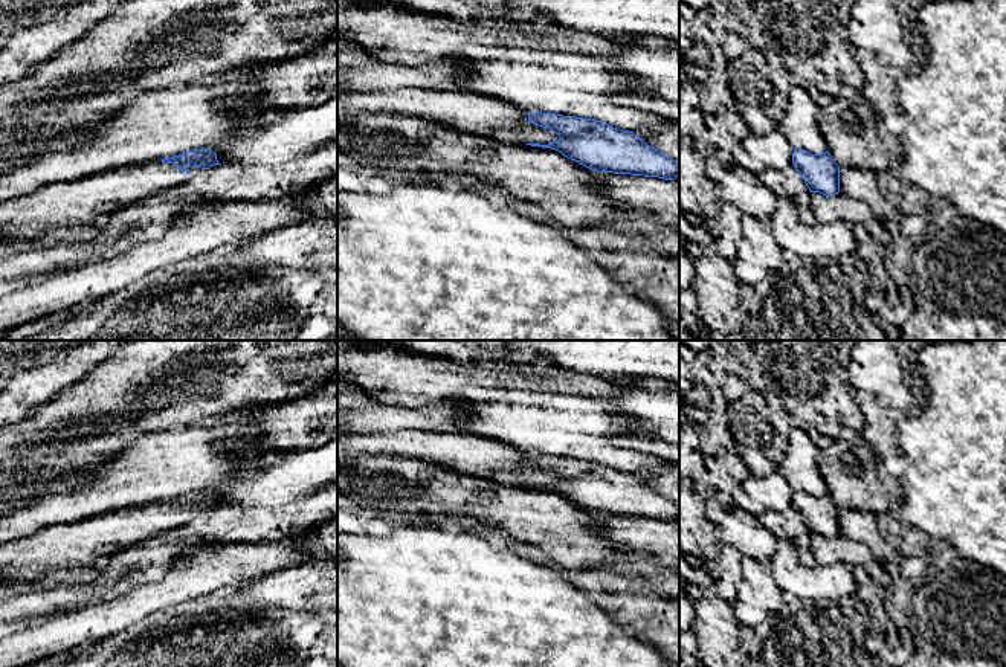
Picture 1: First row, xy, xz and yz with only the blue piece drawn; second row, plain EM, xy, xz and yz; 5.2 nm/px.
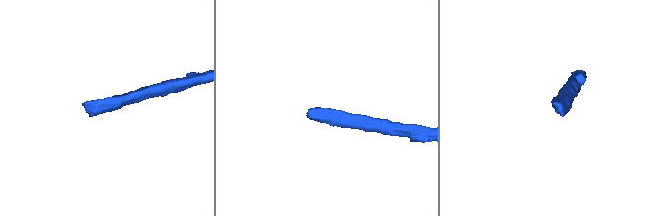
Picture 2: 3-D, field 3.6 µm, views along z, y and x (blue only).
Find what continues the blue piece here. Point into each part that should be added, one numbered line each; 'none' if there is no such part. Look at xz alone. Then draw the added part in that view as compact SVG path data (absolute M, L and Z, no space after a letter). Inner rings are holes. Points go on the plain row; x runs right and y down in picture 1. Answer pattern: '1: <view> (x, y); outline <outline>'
none

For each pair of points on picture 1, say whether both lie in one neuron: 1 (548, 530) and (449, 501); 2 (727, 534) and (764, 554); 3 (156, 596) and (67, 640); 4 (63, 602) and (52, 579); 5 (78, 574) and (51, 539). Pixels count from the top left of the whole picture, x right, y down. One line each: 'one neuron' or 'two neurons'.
1: one neuron
2: one neuron
3: one neuron
4: two neurons
5: two neurons

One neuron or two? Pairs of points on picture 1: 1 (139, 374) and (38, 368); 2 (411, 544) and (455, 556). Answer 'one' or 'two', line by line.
1: two
2: one

